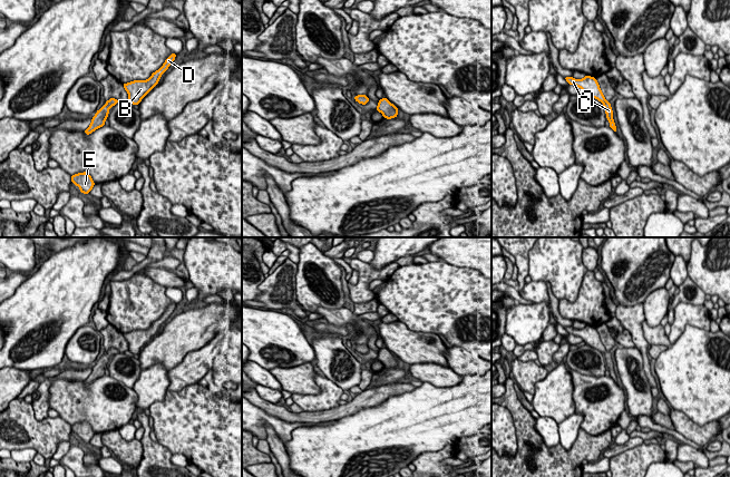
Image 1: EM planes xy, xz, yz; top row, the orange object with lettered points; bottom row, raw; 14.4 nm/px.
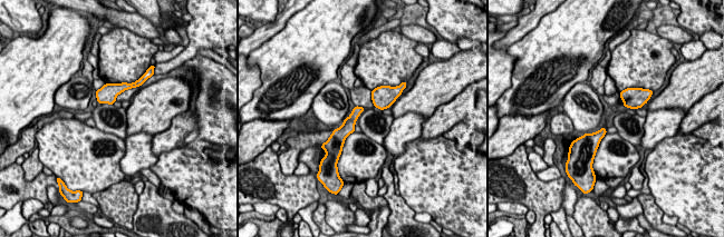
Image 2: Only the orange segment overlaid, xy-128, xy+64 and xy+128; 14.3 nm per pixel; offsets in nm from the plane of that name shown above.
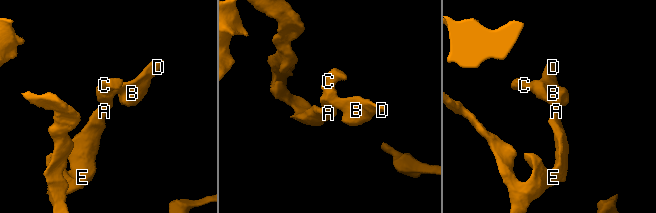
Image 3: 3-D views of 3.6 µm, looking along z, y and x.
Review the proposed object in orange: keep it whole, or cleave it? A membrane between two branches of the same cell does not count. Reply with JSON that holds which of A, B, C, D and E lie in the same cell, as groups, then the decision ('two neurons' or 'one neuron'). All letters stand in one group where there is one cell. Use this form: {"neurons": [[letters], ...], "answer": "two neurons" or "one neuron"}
{"neurons": [["A", "B", "C", "D", "E"]], "answer": "one neuron"}

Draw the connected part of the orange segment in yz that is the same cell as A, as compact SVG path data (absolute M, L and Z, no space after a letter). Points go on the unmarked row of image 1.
M585 325L583 329L574 329L573 327L565 327L565 330L570 334L574 334L576 337L580 337L583 339L583 341L597 350L600 350L604 357L606 362L606 368L610 371L610 377L617 382L615 372L613 370L613 360L611 357L611 353L605 350L604 344L601 341L600 334L597 330L594 327Z

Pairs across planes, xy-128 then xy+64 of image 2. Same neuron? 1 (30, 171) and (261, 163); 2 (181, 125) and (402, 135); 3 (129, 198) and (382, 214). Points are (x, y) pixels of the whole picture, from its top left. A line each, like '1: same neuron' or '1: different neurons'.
1: different neurons
2: different neurons
3: different neurons

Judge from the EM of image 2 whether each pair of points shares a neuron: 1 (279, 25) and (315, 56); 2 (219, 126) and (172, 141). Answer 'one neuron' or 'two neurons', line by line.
1: two neurons
2: two neurons

